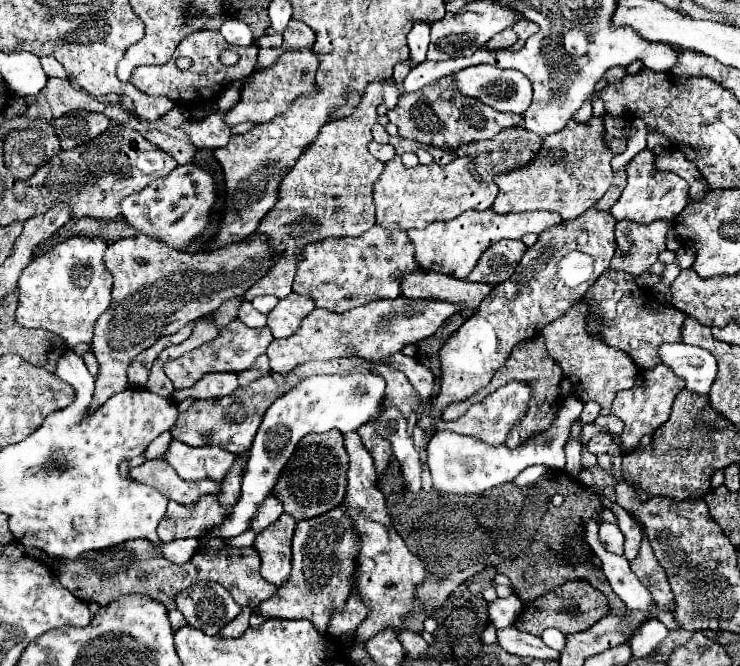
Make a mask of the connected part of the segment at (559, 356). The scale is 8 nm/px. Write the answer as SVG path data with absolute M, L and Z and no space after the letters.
M580 299L564 317L544 325L542 337L546 339L548 355L562 367L564 375L572 381L572 395L580 401L596 401L602 407L610 407L616 393L630 389L636 381L638 367L632 363L630 355L606 345L600 337L588 333L588 315L592 307Z

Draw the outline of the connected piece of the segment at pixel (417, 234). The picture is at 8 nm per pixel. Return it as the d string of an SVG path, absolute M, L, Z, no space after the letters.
M464 211L452 221L438 221L424 229L410 229L408 237L416 247L416 261L424 271L438 271L452 275L456 279L466 279L474 269L480 255L496 241L502 239L520 239L526 233L542 233L554 225L560 225L564 219L552 211L534 211L534 213L494 213L486 211Z

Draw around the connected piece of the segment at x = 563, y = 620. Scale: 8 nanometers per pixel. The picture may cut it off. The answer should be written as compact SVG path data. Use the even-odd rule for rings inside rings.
M566 581L564 585L556 587L548 595L542 595L540 599L532 601L526 607L526 611L520 615L516 625L518 625L520 631L526 631L526 633L532 633L532 635L538 635L538 637L548 627L556 627L564 635L572 635L572 633L580 633L580 631L590 629L606 613L608 613L608 599L602 591L594 589L586 581Z

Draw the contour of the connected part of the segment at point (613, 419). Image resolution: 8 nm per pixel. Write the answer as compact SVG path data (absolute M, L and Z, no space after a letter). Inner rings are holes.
M599 415L594 421L594 425L597 427L606 428L611 433L620 435L624 429L624 423L620 418L615 415L602 416Z

